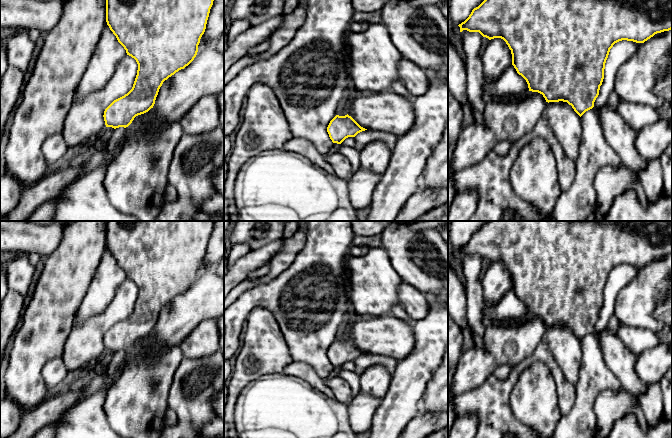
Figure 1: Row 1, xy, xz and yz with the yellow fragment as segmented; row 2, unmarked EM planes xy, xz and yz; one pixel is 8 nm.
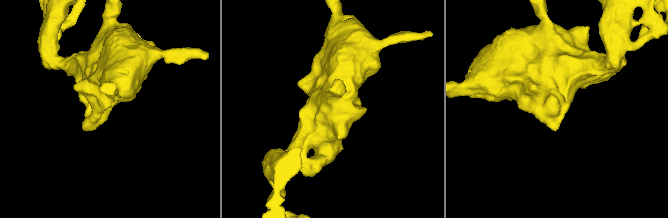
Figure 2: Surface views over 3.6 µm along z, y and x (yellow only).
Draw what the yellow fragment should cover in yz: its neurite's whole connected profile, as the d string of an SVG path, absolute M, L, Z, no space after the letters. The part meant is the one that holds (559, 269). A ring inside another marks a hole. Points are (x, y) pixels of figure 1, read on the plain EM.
M487 221L478 231L474 232L469 241L458 249L460 256L479 256L489 264L503 263L511 274L512 289L517 297L527 306L529 315L543 319L546 326L567 326L581 341L586 335L594 331L594 326L599 319L600 310L604 303L605 287L610 273L619 265L627 264L644 267L657 257L672 253L672 221Z

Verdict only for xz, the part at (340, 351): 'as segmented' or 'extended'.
as segmented

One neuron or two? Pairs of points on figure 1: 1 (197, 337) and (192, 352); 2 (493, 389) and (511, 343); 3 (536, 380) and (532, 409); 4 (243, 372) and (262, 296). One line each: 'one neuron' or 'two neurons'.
1: one neuron
2: two neurons
3: one neuron
4: two neurons

